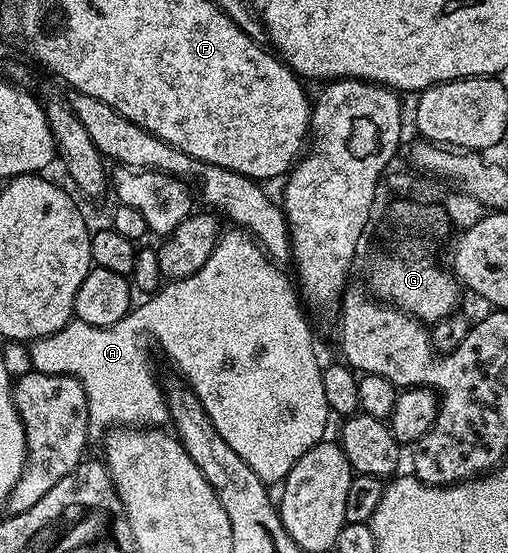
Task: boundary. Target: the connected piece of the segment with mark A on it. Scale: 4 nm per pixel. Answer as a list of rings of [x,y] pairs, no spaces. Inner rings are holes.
[[[242,229],[227,230],[224,230],[219,235],[218,242],[212,252],[209,253],[209,257],[201,269],[197,269],[195,273],[184,279],[172,279],[164,282],[158,291],[154,292],[150,297],[144,298],[147,300],[140,307],[139,304],[132,306],[131,310],[127,312],[127,316],[121,321],[117,321],[108,327],[94,327],[85,321],[75,319],[66,323],[57,333],[47,335],[43,339],[34,340],[29,347],[32,365],[34,370],[46,375],[73,375],[81,381],[81,385],[85,389],[87,404],[89,405],[89,421],[87,425],[92,440],[102,440],[106,432],[117,427],[162,428],[169,419],[167,397],[161,383],[159,387],[154,373],[151,372],[151,363],[147,360],[147,343],[143,340],[144,331],[145,334],[152,335],[159,342],[160,349],[175,362],[176,369],[184,375],[180,376],[195,390],[201,405],[205,409],[205,413],[209,413],[209,421],[213,421],[217,433],[221,433],[221,437],[225,437],[225,441],[229,441],[229,449],[233,449],[233,453],[237,453],[237,457],[241,457],[241,461],[245,461],[245,465],[249,465],[249,469],[253,469],[253,473],[257,473],[257,477],[261,477],[264,483],[279,485],[287,478],[287,474],[291,472],[295,462],[309,449],[313,449],[315,443],[320,442],[326,436],[323,434],[327,431],[329,410],[322,384],[324,368],[321,364],[319,365],[319,359],[315,356],[315,343],[311,340],[311,327],[307,324],[307,319],[303,316],[302,309],[299,308],[300,296],[297,294],[296,284],[292,280],[292,284],[287,280],[286,273],[279,268],[282,266],[276,260],[269,259],[266,251],[246,231]]]

